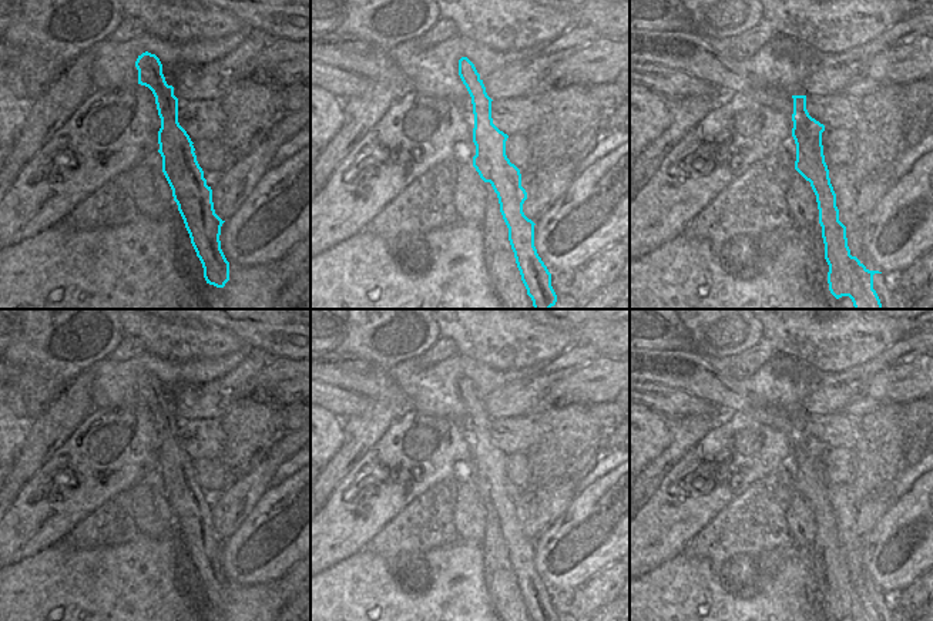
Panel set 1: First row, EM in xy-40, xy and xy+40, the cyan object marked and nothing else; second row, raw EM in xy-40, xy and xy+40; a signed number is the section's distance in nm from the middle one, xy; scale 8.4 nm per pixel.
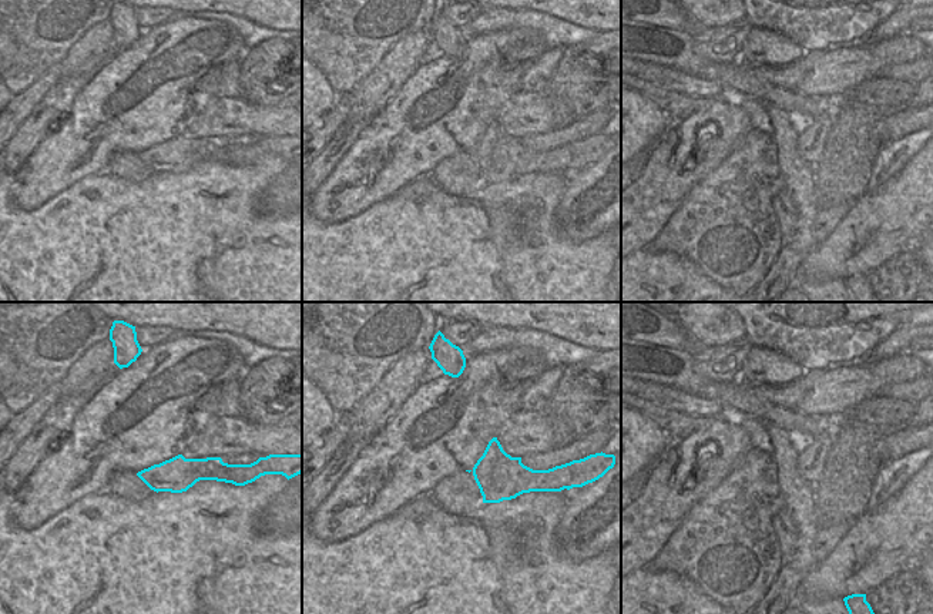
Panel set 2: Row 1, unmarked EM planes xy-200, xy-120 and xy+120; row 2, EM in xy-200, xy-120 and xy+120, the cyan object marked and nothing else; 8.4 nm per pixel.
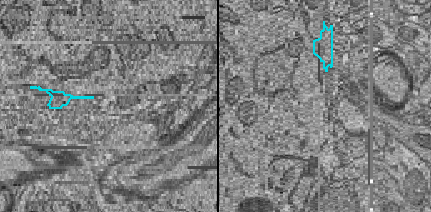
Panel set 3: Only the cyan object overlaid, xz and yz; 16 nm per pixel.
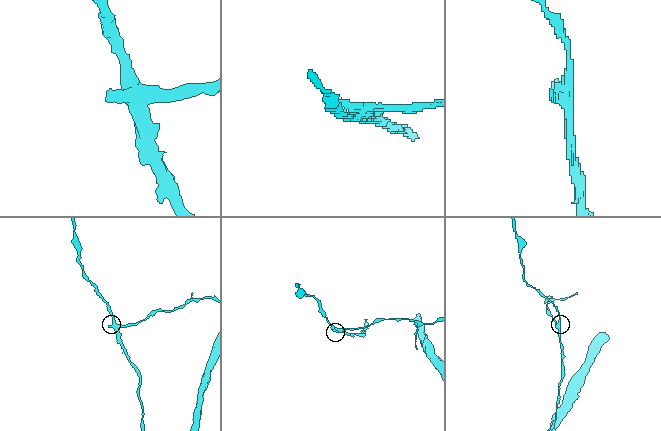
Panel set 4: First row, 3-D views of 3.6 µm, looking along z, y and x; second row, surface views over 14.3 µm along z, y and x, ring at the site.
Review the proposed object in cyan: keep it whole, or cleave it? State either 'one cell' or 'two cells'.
two cells

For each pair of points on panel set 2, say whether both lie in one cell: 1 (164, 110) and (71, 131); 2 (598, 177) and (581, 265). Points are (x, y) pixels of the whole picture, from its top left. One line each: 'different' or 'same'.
1: same
2: different

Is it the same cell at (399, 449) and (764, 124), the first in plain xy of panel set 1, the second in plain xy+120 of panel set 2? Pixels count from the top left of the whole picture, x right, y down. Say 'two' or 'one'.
two

